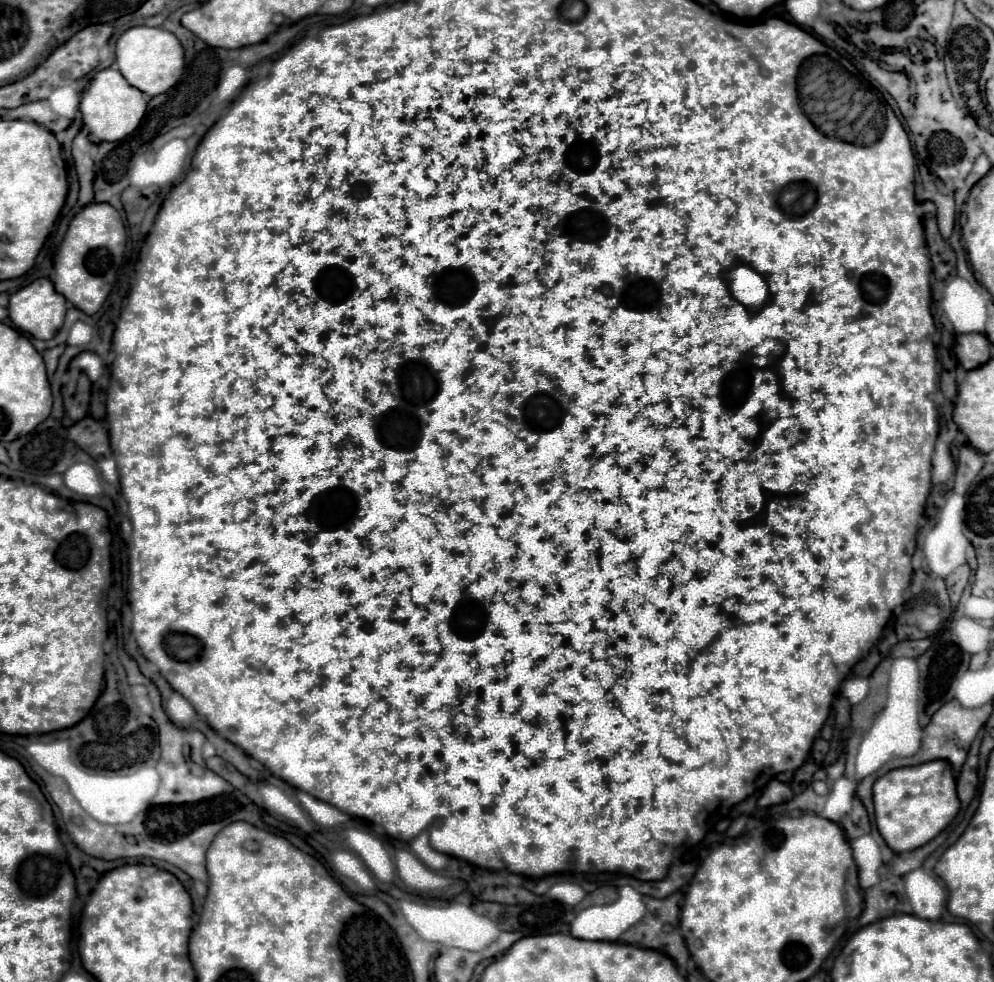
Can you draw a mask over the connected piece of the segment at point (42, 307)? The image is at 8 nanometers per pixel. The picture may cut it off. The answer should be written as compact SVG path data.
M36 279L10 297L8 313L10 313L10 319L16 329L30 333L36 339L52 339L56 335L56 331L64 325L66 299L64 299L64 295L56 293L50 279Z

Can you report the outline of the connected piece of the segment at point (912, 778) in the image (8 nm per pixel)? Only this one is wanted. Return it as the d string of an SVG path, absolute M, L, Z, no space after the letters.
M926 761L924 765L888 771L874 783L876 827L896 853L912 851L934 839L960 811L956 779L948 761Z

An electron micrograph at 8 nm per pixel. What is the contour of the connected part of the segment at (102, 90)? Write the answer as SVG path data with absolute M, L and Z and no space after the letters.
M102 69L98 71L88 87L82 93L82 103L80 103L80 111L84 115L84 125L88 129L88 135L94 143L102 143L102 141L120 141L124 137L128 137L142 121L144 113L148 107L148 99L144 93L140 93L140 89L128 85L128 81L122 77L122 73L118 69Z

